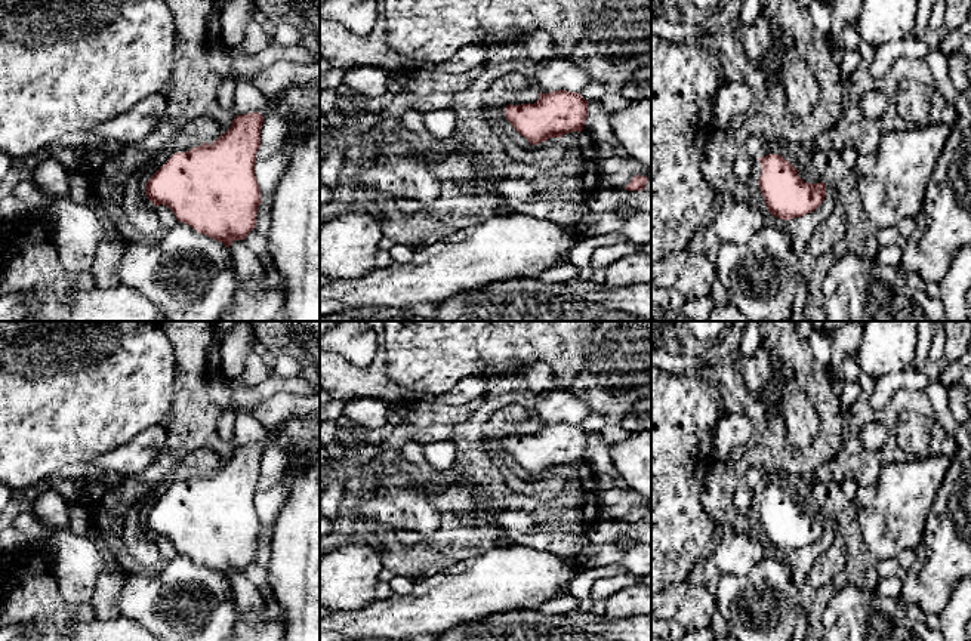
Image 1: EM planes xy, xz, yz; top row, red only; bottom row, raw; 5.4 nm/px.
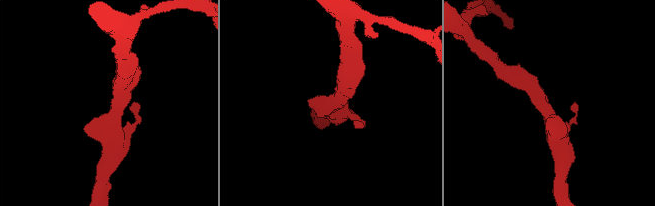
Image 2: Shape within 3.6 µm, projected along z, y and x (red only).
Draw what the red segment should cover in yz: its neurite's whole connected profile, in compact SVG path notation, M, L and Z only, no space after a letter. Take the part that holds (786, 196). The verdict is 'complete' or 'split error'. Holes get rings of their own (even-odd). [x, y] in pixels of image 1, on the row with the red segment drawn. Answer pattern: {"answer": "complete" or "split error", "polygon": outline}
{"answer": "complete", "polygon": "M782 155L759 157L761 175L758 185L768 212L783 221L814 212L826 197L823 182L808 184Z"}

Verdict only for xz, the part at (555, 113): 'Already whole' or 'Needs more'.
Already whole

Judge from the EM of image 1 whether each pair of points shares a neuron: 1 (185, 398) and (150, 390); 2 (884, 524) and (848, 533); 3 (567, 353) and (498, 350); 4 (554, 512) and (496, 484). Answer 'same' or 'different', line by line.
1: different
2: different
3: same
4: same

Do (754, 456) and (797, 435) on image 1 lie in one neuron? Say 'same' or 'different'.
different

